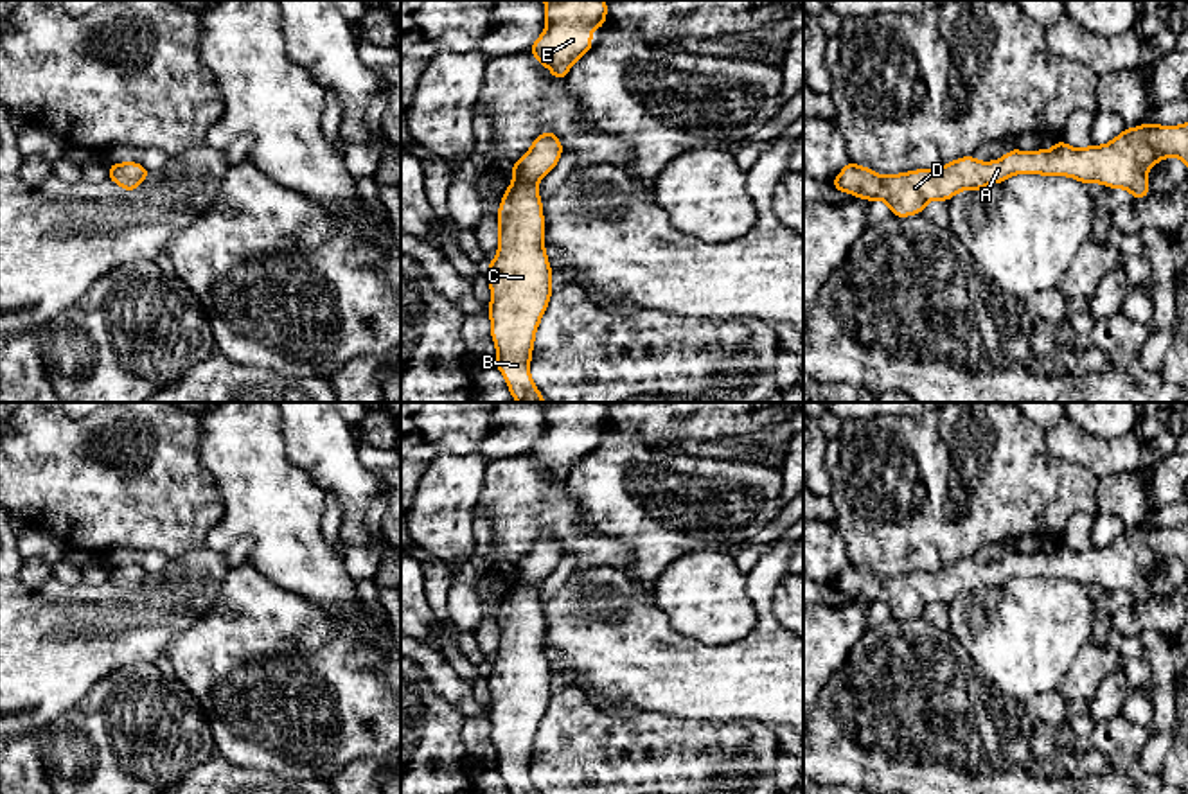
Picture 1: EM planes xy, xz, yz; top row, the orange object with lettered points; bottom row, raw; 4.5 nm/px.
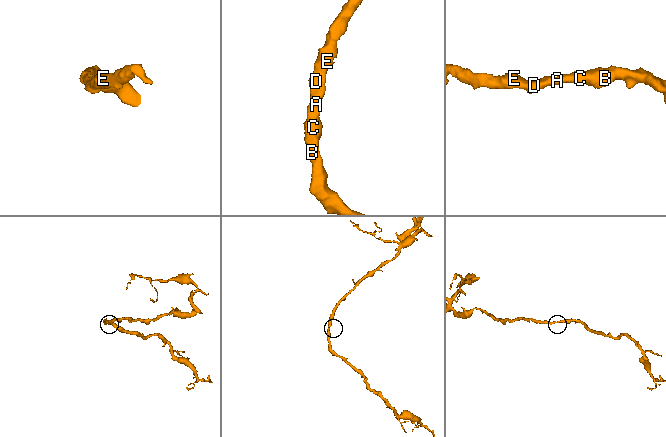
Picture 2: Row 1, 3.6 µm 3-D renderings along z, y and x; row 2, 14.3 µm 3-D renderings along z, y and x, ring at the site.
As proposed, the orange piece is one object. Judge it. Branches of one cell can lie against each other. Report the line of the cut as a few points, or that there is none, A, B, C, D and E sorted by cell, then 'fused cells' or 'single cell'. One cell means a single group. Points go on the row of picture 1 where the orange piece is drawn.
no cut | A B C D E | single cell

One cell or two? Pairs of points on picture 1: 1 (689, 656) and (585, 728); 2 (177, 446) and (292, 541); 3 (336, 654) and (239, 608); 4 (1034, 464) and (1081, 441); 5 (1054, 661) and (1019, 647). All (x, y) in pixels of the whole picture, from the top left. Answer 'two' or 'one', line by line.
1: two
2: two
3: one
4: two
5: one

